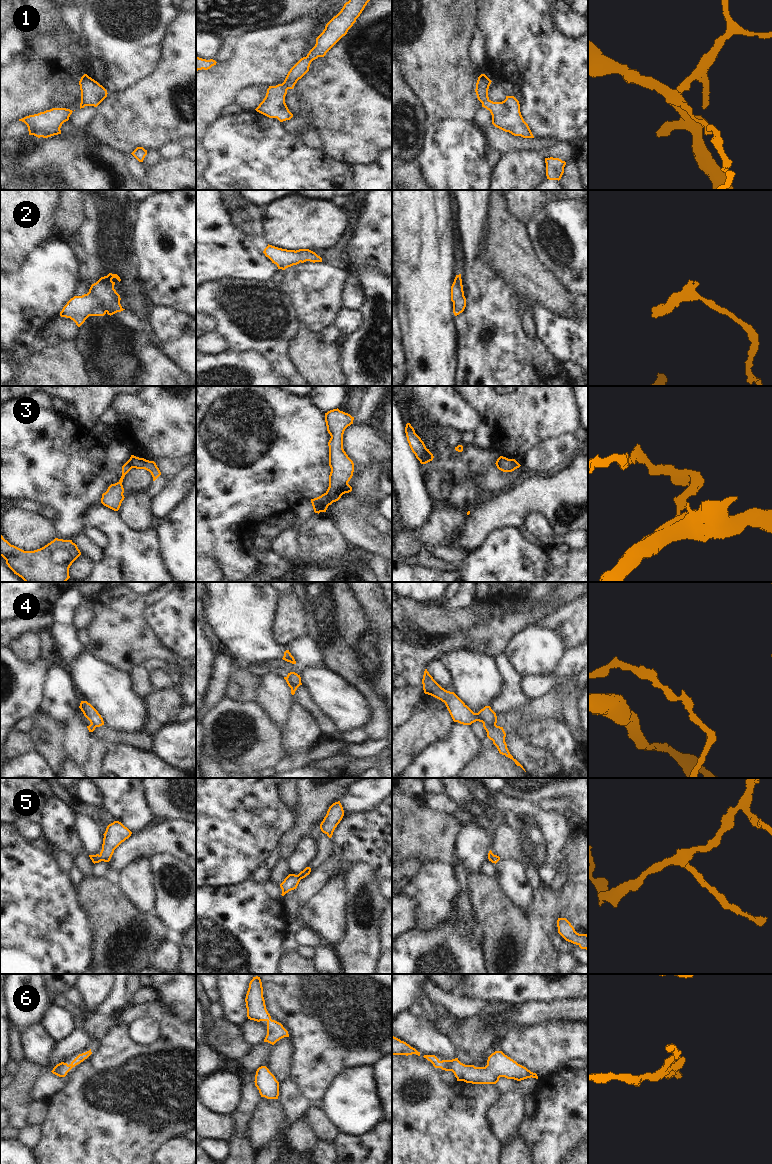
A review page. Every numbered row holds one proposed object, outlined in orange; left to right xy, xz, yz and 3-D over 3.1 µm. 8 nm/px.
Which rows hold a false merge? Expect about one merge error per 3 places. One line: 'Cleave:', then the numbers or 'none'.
Cleave: 3, 4

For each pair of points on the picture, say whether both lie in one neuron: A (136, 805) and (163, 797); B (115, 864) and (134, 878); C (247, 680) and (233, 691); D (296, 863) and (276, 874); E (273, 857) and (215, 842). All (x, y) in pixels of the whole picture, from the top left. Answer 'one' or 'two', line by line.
A: two
B: two
C: one
D: two
E: two

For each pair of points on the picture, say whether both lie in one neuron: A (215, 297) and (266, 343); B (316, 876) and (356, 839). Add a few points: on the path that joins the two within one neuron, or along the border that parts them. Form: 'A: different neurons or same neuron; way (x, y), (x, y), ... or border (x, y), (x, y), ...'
A: same neuron; way (228, 305), (253, 330)
B: same neuron; way (326, 869), (346, 849)

